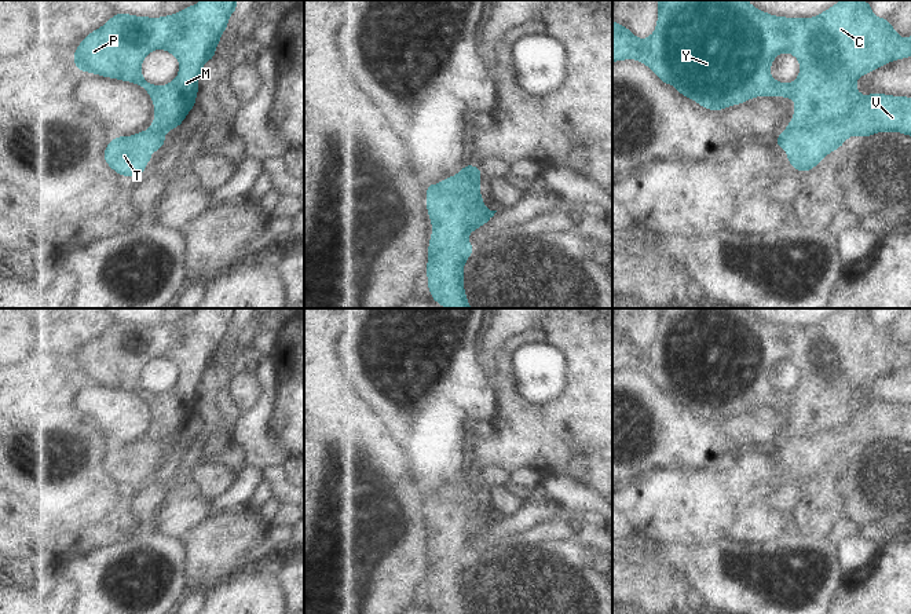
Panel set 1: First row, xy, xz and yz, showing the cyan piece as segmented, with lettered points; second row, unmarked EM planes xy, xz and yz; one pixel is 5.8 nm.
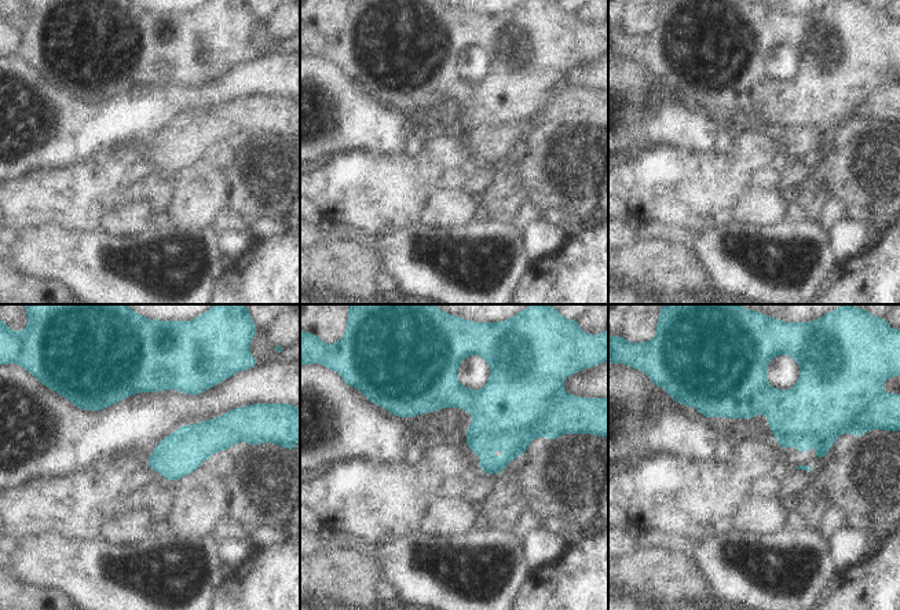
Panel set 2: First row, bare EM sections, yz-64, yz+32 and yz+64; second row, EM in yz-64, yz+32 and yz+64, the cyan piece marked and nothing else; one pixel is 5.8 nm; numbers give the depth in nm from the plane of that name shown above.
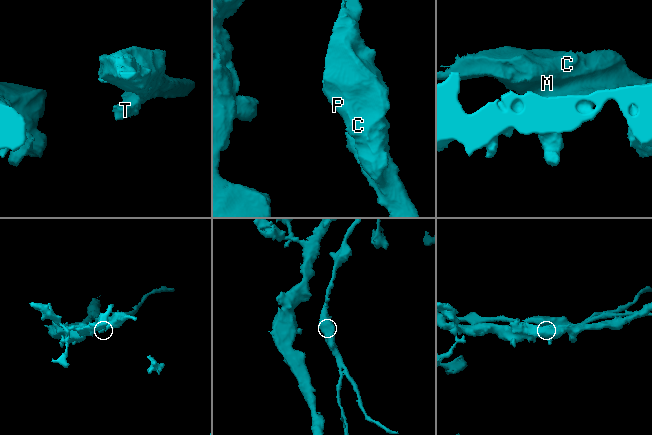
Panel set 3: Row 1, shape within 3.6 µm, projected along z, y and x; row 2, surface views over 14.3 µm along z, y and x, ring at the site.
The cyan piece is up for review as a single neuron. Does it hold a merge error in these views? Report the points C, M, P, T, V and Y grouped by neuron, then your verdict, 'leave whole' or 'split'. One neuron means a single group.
C M P Y / T V; split

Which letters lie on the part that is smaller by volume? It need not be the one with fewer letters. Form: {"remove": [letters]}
{"remove": ["C", "M", "P", "Y"]}

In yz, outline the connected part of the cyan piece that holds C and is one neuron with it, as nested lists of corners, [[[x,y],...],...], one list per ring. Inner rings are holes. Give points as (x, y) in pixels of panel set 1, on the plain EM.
[[[658,308],[655,339],[643,348],[612,329],[612,370],[641,370],[662,391],[674,394],[678,402],[707,419],[720,420],[757,405],[791,406],[795,410],[794,424],[786,438],[808,438],[844,424],[861,406],[855,395],[859,385],[904,366],[911,366],[911,346],[903,347],[889,328],[877,326],[871,311],[861,308],[841,308],[813,326],[775,325],[747,308]],[[782,361],[794,363],[800,370],[800,383],[790,392],[773,388],[769,381],[773,368]]]

